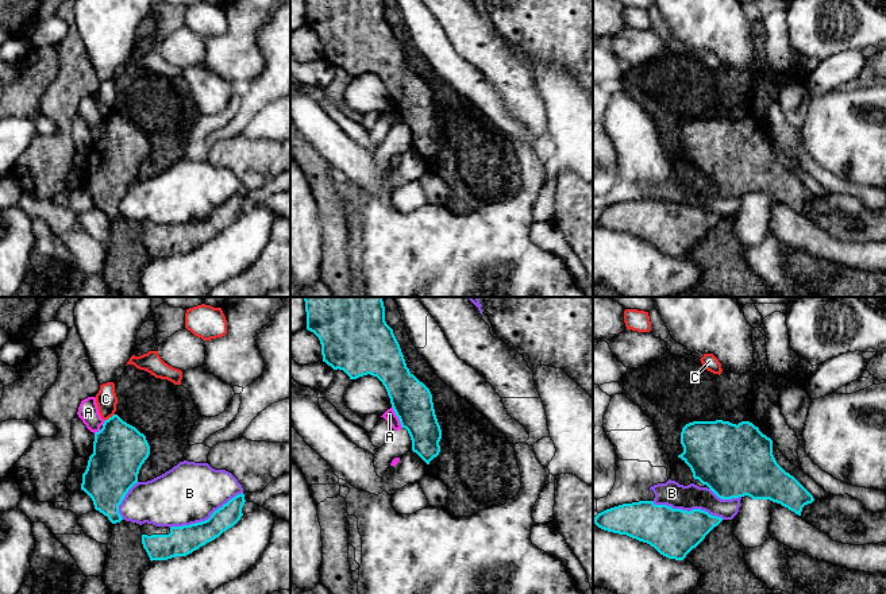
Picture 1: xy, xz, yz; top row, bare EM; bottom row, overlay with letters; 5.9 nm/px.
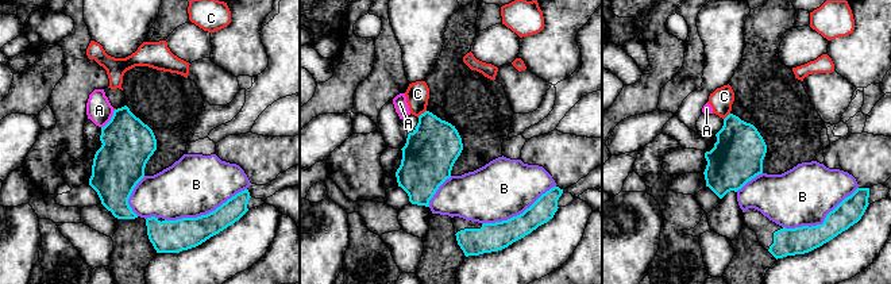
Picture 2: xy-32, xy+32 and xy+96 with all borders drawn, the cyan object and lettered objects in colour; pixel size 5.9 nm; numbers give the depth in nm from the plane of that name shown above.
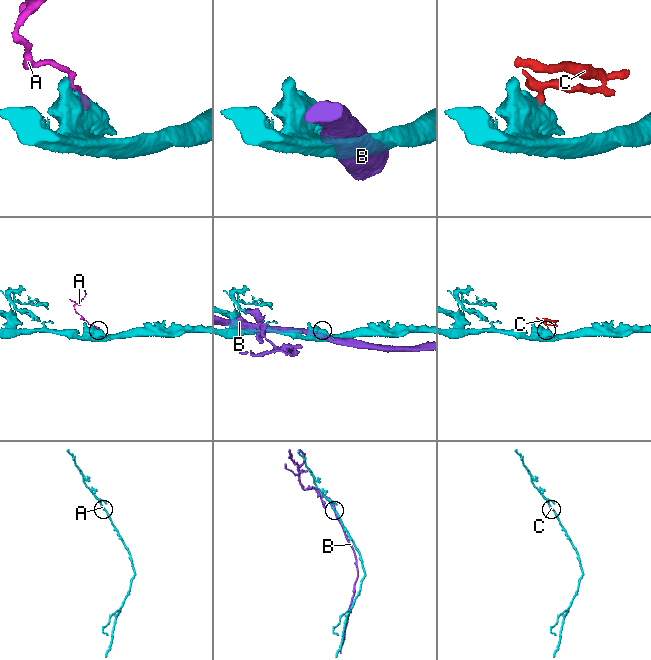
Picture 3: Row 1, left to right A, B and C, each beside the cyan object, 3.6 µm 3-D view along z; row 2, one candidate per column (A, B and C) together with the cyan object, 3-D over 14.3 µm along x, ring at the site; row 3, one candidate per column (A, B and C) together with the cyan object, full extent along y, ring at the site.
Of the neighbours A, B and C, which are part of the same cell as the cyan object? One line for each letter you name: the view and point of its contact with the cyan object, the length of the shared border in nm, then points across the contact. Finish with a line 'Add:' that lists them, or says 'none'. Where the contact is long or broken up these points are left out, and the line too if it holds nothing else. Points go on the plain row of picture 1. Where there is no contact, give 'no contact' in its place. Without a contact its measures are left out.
Add: none

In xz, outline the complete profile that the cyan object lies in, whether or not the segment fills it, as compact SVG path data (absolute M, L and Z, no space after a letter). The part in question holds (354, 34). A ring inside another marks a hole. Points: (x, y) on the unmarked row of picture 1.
M305 0L307 27L313 30L321 42L323 59L334 68L343 68L350 77L363 73L377 74L385 84L390 96L392 105L412 138L412 148L416 150L427 162L440 150L439 139L442 127L438 120L432 92L407 65L400 42L393 27L385 19L384 0Z

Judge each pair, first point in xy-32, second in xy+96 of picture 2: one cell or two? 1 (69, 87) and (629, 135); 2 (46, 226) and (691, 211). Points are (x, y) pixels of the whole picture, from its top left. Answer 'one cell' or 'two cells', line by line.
1: two cells
2: one cell

